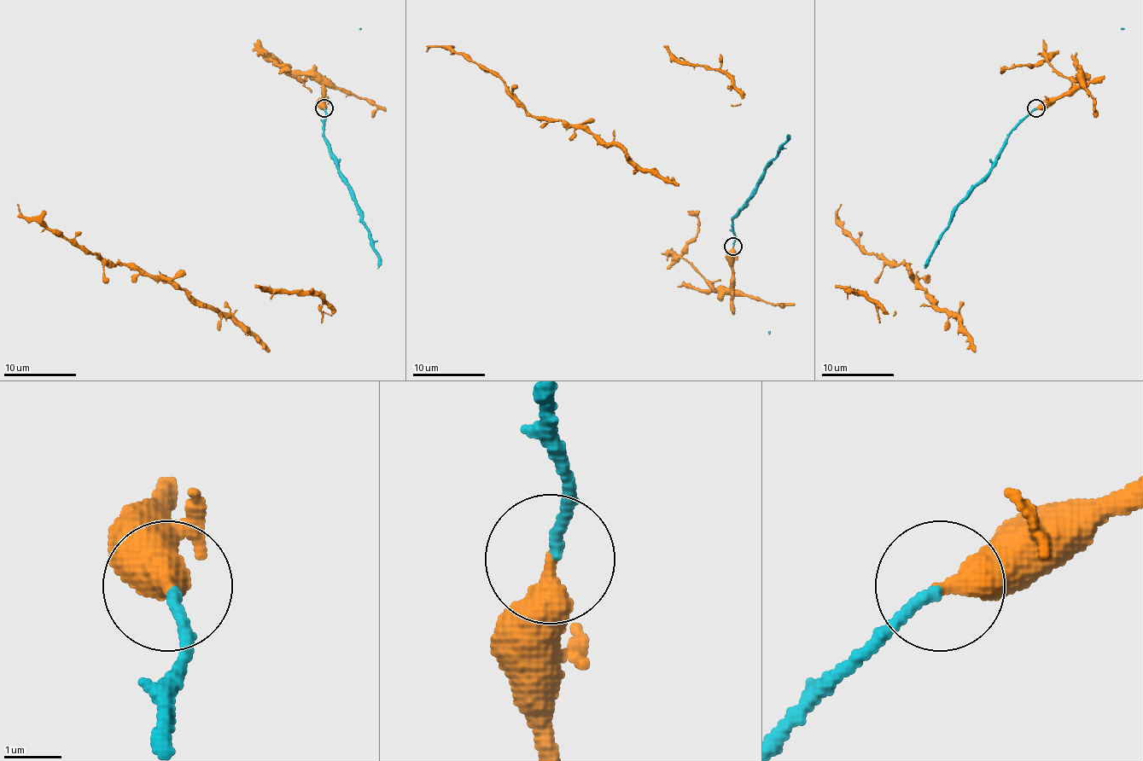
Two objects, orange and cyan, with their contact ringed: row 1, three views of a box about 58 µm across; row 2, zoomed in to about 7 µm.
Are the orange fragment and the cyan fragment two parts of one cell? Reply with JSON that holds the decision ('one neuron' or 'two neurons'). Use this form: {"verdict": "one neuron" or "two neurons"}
{"verdict": "two neurons"}

